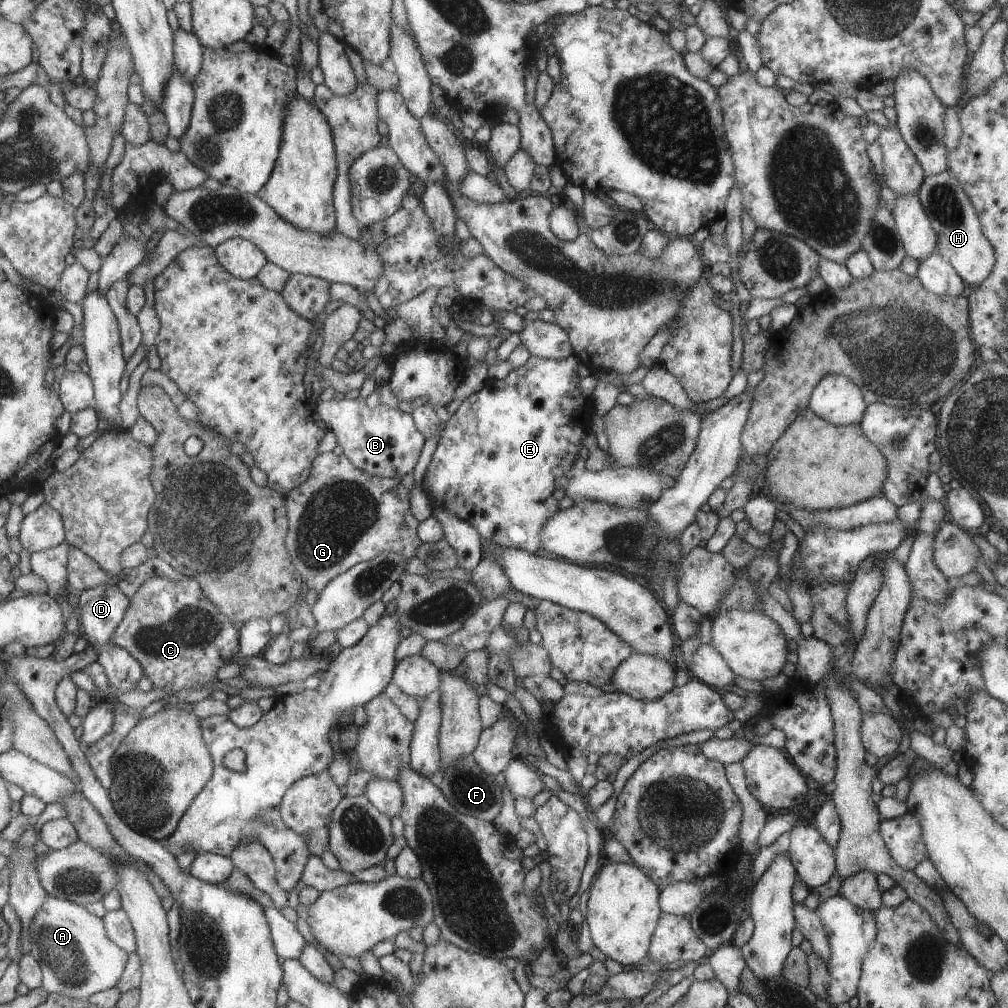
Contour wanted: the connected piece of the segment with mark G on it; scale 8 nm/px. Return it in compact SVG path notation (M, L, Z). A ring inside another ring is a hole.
M332 451L319 454L311 464L310 476L285 497L289 518L286 548L303 582L320 592L333 578L382 552L394 551L406 558L416 557L423 542L417 533L419 522L410 511L409 498L414 486L413 473L400 478L379 477L360 470L344 454L336 455Z

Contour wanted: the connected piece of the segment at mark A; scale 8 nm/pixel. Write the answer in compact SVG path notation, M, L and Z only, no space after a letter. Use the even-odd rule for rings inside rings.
M49 895L44 906L35 915L30 932L30 954L39 961L41 970L44 972L42 987L49 993L58 993L71 999L88 1001L93 994L117 986L129 959L129 954L109 939L102 917L90 913L86 907L52 895Z

